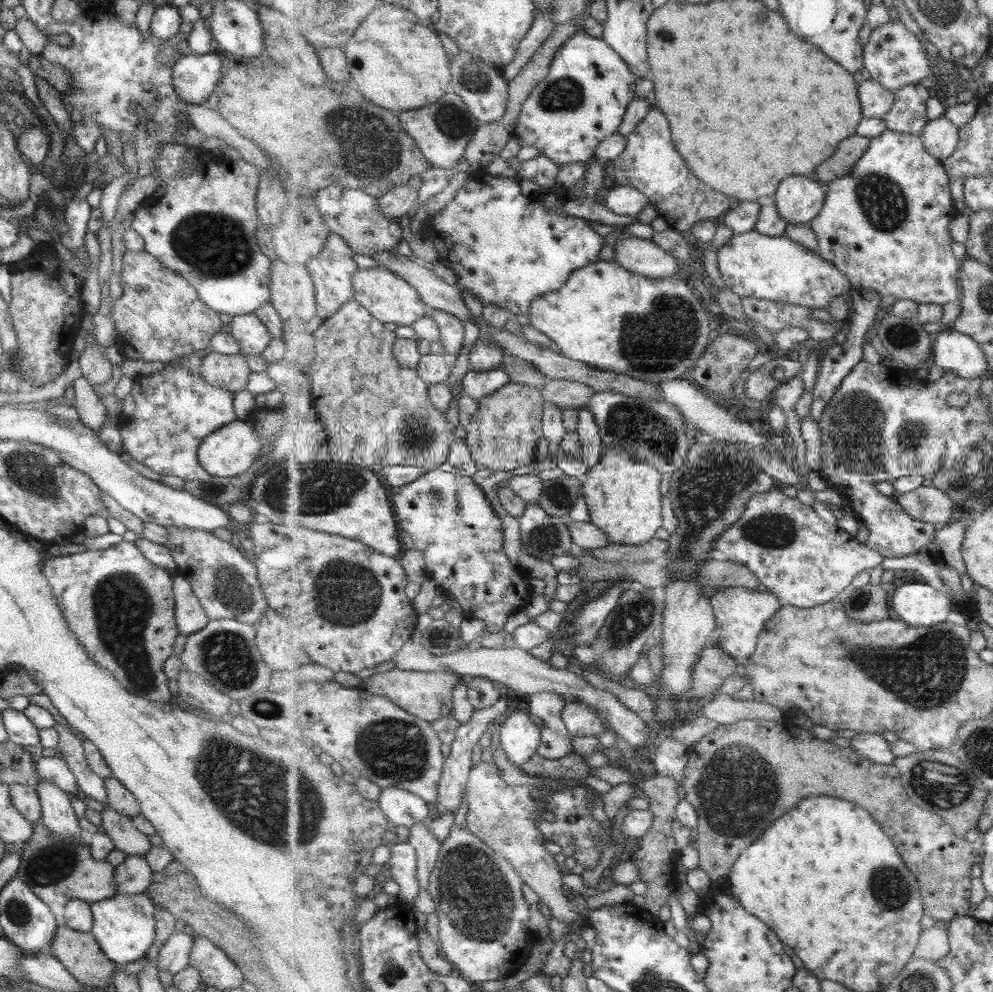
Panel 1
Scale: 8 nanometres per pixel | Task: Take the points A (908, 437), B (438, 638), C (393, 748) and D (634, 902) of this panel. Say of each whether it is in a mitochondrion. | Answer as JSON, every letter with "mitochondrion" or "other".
{"A":"mitochondrion","B":"mitochondrion","C":"mitochondrion","D":"other"}

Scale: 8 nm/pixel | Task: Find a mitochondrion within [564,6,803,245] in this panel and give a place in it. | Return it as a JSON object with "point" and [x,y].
{"point":[665,35]}

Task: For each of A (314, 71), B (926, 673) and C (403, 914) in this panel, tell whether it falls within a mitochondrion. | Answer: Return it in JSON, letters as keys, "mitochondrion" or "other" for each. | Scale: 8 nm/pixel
{"A":"other","B":"mitochondrion","C":"other"}

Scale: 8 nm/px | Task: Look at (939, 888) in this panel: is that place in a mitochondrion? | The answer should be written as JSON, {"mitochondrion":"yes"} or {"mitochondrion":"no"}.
{"mitochondrion":"yes"}

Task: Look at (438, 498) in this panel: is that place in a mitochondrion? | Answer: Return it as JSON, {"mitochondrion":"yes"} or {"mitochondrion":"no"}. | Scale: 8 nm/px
{"mitochondrion":"yes"}

